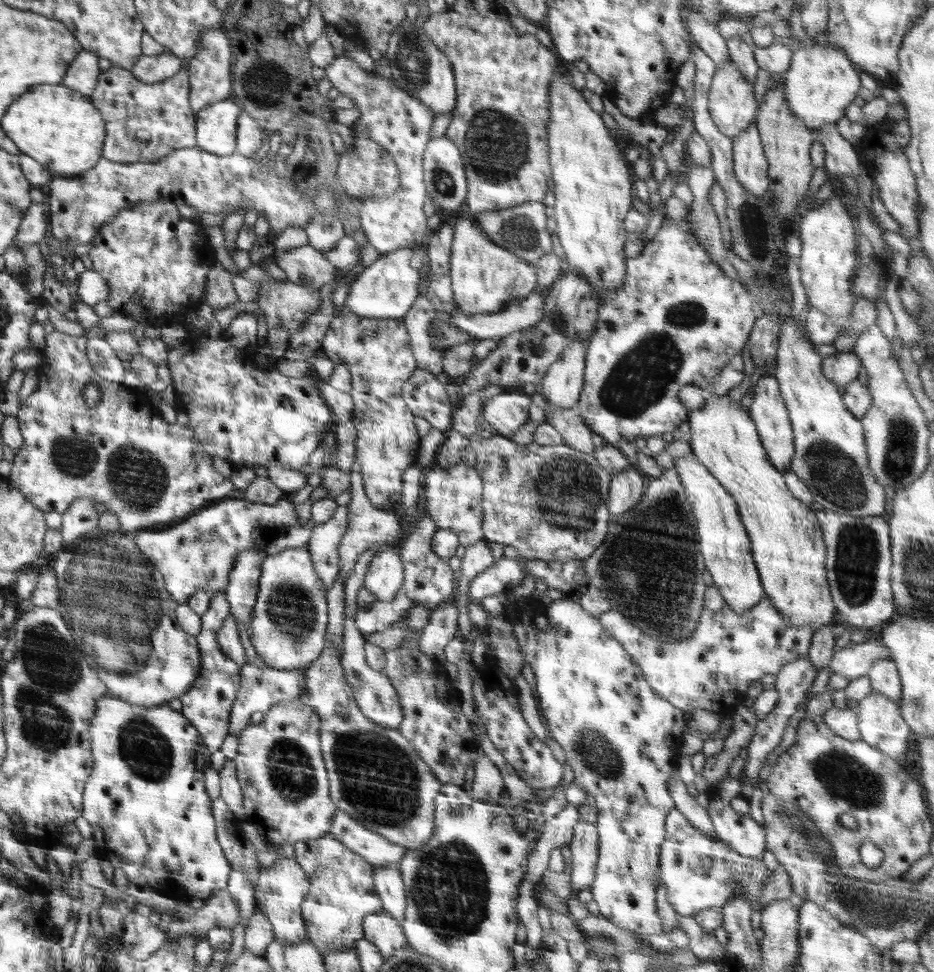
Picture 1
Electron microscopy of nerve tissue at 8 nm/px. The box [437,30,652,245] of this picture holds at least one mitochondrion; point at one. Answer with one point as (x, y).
(497, 148)

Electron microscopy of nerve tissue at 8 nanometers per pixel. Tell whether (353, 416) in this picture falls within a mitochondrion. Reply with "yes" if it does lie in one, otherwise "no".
no

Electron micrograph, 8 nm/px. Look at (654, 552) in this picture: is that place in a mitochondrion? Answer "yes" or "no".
yes

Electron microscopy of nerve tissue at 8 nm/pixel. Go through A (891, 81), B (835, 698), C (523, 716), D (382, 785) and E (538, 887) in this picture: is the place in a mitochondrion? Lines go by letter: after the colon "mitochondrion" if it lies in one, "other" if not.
A: other
B: other
C: other
D: mitochondrion
E: other

